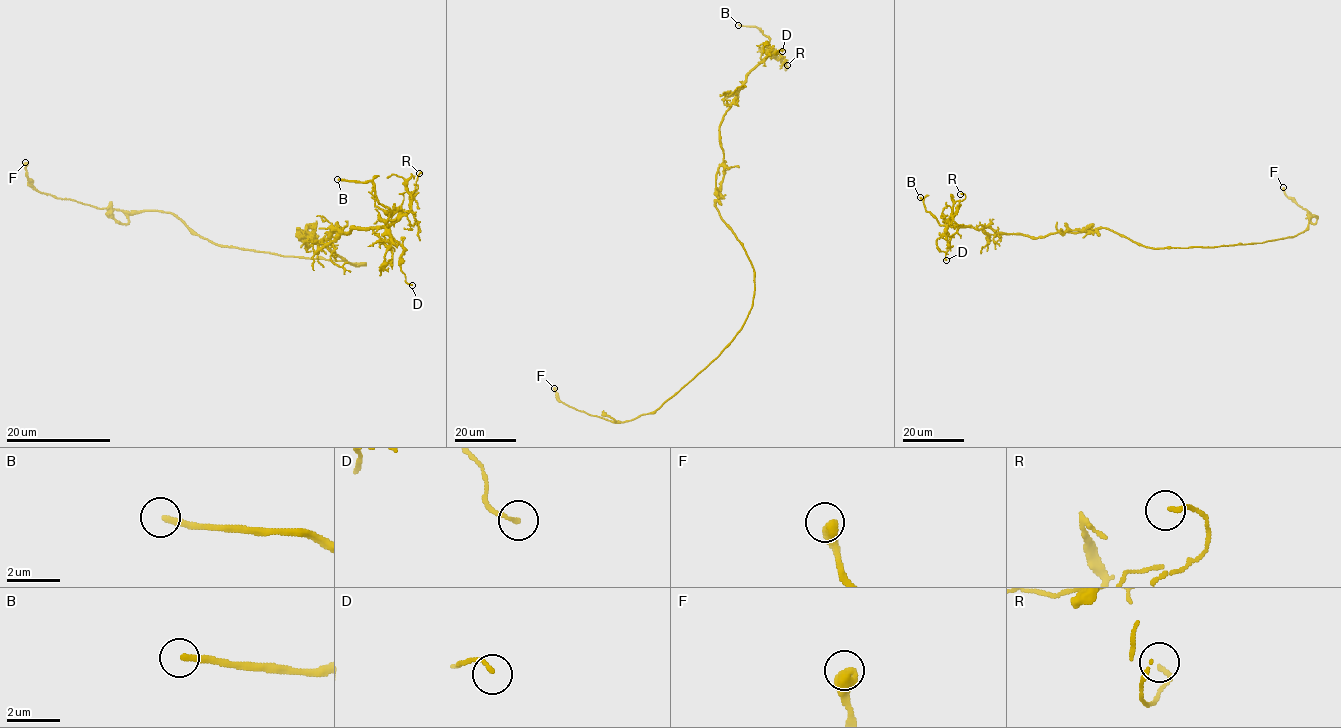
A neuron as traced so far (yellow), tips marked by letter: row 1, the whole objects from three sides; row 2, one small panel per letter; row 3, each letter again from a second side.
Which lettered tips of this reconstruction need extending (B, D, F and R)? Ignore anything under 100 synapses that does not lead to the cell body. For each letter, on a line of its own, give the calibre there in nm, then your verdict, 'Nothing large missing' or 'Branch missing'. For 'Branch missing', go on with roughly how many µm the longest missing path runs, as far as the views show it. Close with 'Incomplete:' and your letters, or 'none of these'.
B: Thickness 240 nm. Branch missing. Missing length about 40 µm
D: Thickness 140 nm. Nothing large missing
F: Thickness 480 nm. Nothing large missing
R: Thickness 150 nm. Nothing large missing
Incomplete: B

